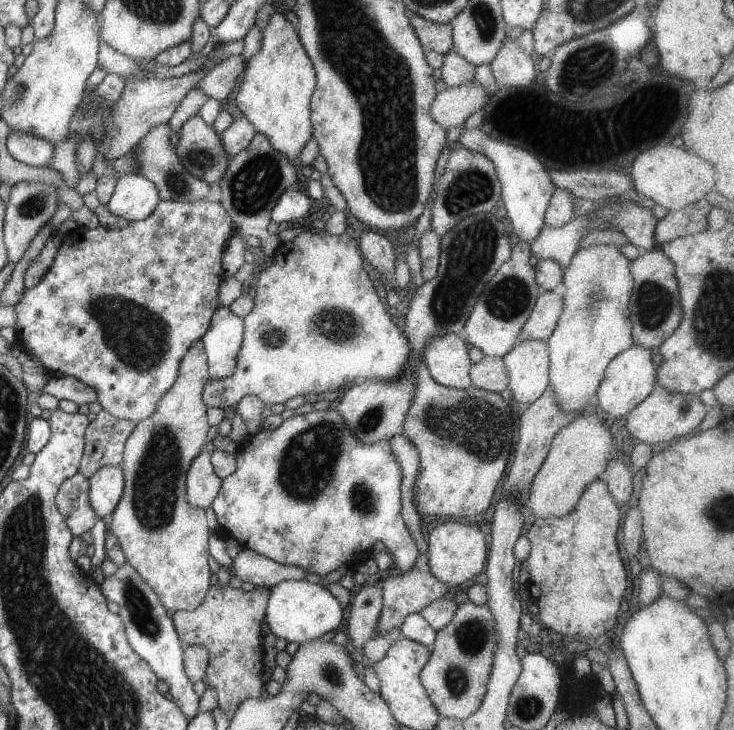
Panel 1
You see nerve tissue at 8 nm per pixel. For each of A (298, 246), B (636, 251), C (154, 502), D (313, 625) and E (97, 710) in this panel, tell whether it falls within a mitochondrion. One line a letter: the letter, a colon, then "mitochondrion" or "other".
A: other
B: other
C: mitochondrion
D: other
E: mitochondrion

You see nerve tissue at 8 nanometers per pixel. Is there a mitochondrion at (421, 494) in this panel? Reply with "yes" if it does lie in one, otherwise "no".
no

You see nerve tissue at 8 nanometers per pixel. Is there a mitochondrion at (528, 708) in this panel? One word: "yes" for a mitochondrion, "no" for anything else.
yes

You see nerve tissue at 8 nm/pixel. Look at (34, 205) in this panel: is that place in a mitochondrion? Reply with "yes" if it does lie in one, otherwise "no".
yes

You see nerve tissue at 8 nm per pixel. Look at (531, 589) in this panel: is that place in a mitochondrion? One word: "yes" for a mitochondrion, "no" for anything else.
no

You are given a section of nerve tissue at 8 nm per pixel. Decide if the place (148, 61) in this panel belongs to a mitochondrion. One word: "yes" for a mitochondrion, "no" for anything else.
no

